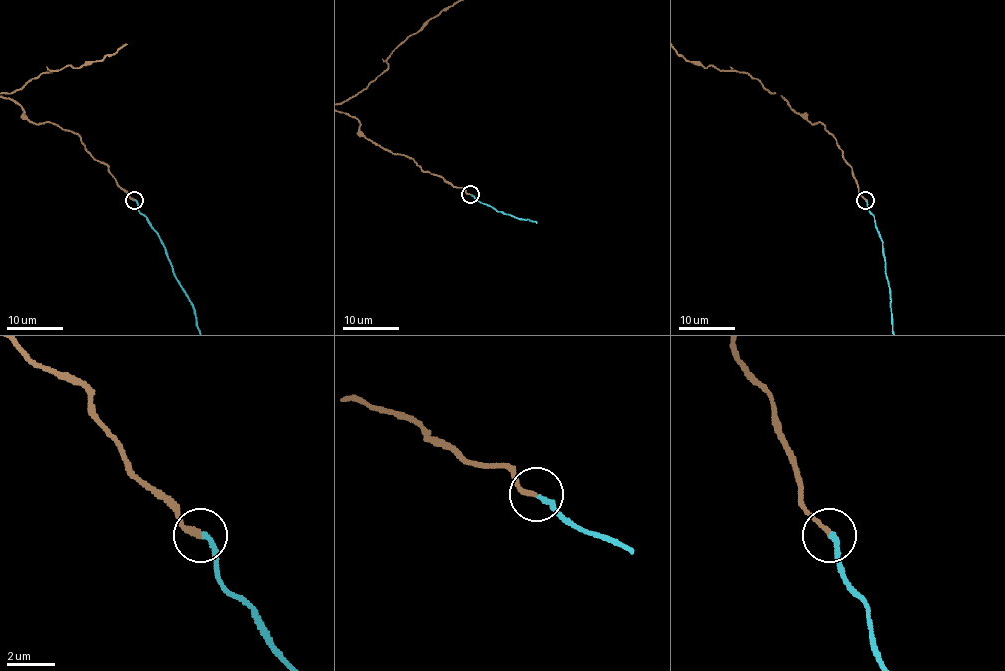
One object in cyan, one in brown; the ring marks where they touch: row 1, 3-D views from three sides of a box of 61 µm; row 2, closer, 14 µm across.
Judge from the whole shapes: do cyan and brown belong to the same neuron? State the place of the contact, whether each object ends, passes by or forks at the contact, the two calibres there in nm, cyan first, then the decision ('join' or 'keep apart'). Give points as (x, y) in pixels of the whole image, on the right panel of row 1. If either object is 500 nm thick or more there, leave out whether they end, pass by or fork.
place (865, 200); cyan ends; brown ends; calibres 200 and 220 nm; join

